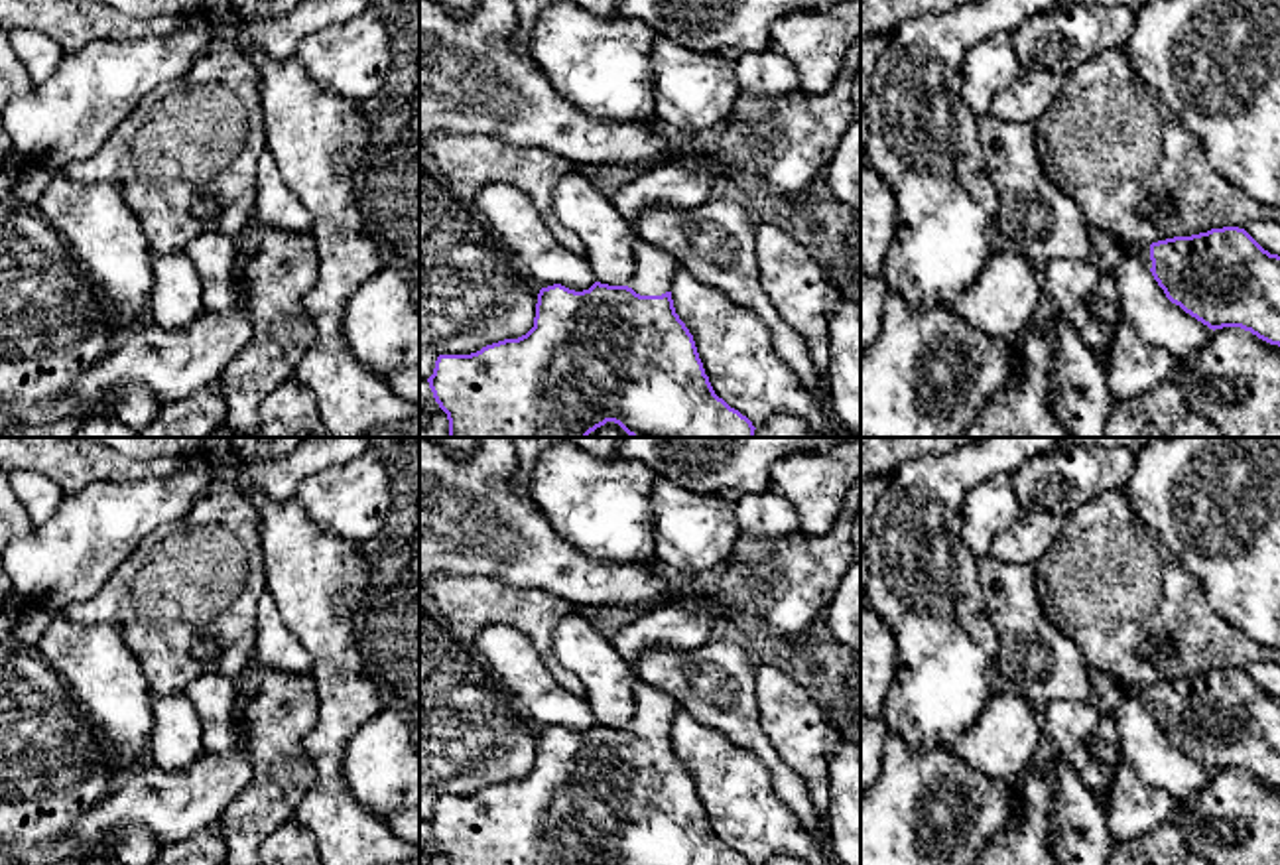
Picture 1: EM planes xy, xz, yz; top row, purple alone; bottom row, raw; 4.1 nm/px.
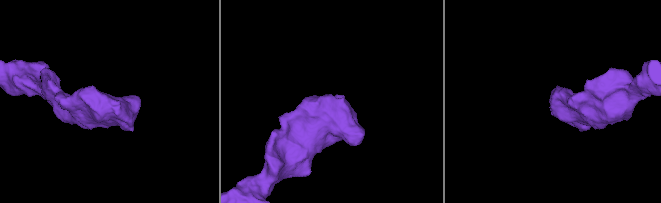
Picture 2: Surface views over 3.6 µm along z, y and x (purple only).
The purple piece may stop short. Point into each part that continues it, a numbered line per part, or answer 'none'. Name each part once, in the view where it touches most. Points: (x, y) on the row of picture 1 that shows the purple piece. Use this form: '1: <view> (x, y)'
1: xz (654, 270)

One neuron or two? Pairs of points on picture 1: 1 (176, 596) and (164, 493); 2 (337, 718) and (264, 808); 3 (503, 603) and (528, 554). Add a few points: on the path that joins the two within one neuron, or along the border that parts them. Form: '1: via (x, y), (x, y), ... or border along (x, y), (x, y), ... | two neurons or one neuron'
1: border along (203, 495), (186, 515), (156, 527), (130, 552) | two neurons
2: border along (318, 710), (304, 739), (314, 783), (300, 800) | two neurons
3: border along (467, 574), (558, 596) | two neurons

